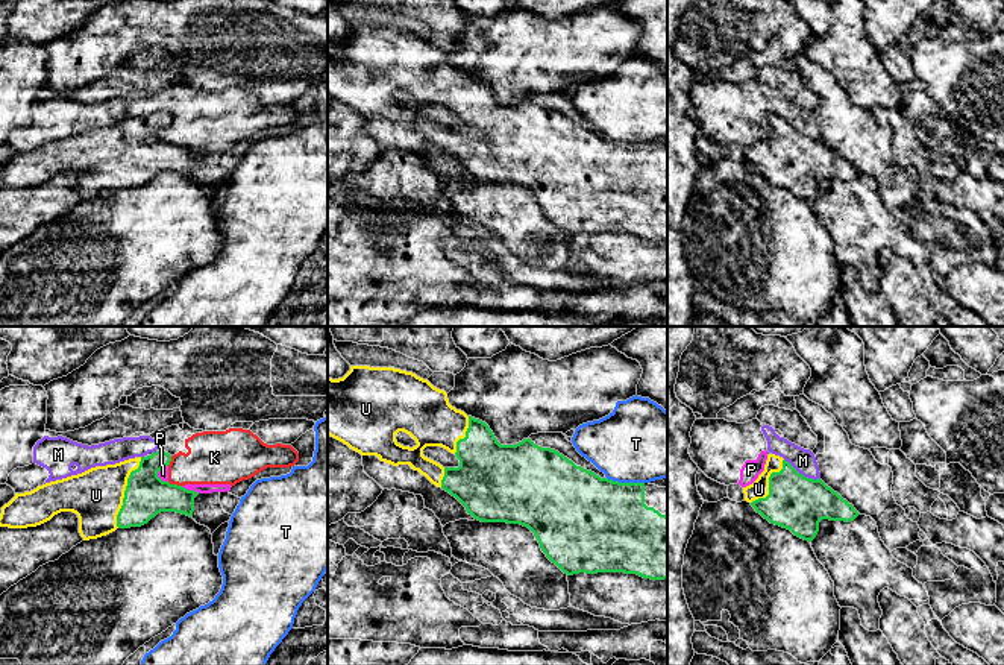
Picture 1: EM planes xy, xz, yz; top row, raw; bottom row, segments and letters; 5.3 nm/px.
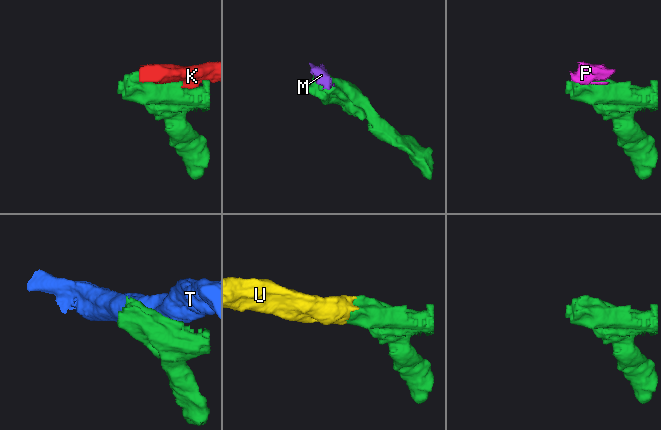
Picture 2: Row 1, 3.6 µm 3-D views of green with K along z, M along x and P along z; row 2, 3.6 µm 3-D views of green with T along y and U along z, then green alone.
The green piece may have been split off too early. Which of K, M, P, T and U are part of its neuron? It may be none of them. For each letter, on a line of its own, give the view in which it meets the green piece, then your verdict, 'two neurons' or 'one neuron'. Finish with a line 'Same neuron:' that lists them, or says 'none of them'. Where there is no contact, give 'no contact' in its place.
K: meets green in xy; two neurons
M: meets green in yz; two neurons
P: meets green in xy; two neurons
T: meets green in xz; two neurons
U: meets green in xy; one neuron
Same neuron: U

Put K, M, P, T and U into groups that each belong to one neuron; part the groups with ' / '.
K M P / T / U

